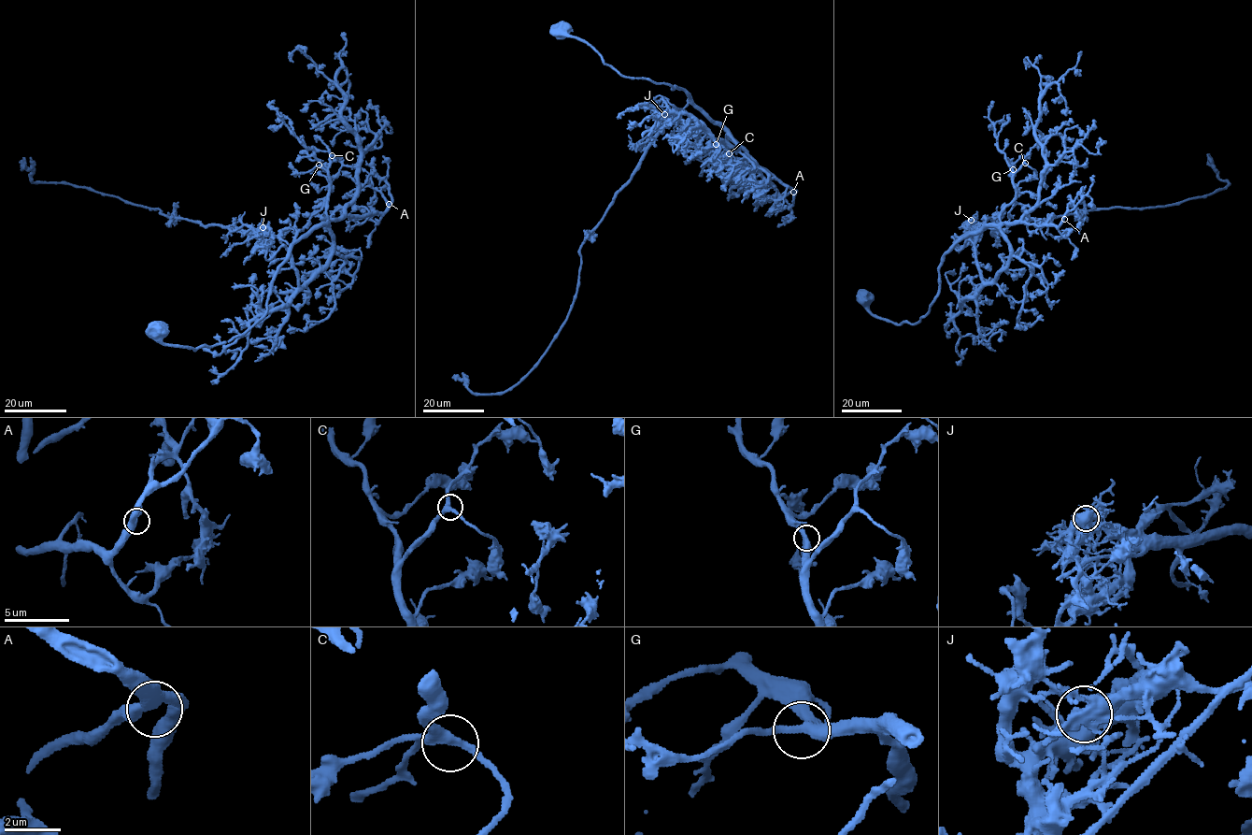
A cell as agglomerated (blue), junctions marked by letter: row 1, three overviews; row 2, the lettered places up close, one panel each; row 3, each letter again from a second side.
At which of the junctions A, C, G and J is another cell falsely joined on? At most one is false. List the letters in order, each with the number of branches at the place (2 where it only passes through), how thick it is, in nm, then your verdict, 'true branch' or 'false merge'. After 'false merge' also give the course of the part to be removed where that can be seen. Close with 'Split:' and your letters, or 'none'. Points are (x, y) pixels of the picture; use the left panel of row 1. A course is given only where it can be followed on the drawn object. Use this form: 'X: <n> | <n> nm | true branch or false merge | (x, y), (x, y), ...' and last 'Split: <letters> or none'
A: 3 | 400 nm | true branch
C: 3 | 320 nm | true branch
G: 3 | 400 nm | true branch
J: 3 | 320 nm | false merge | (263, 227), (255, 231), (205, 225), (67, 183), (34, 183), (23, 157)
Split: J

